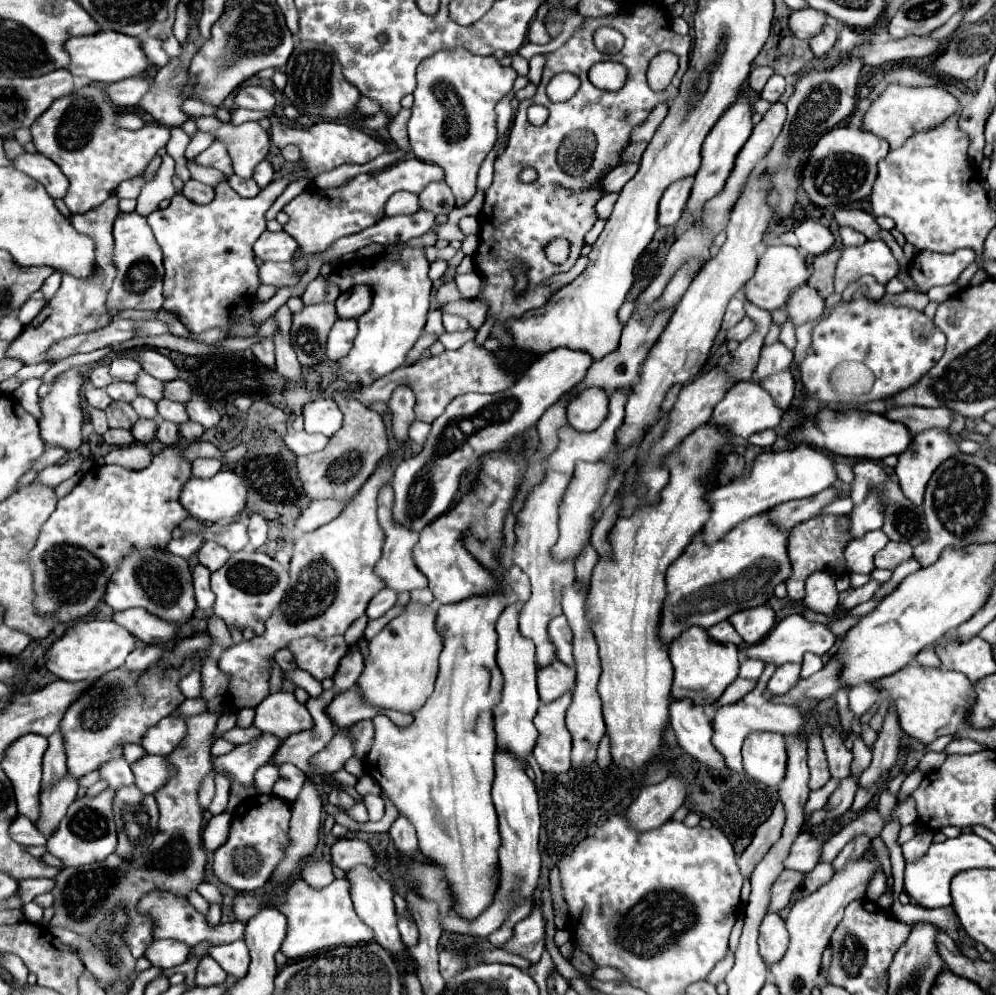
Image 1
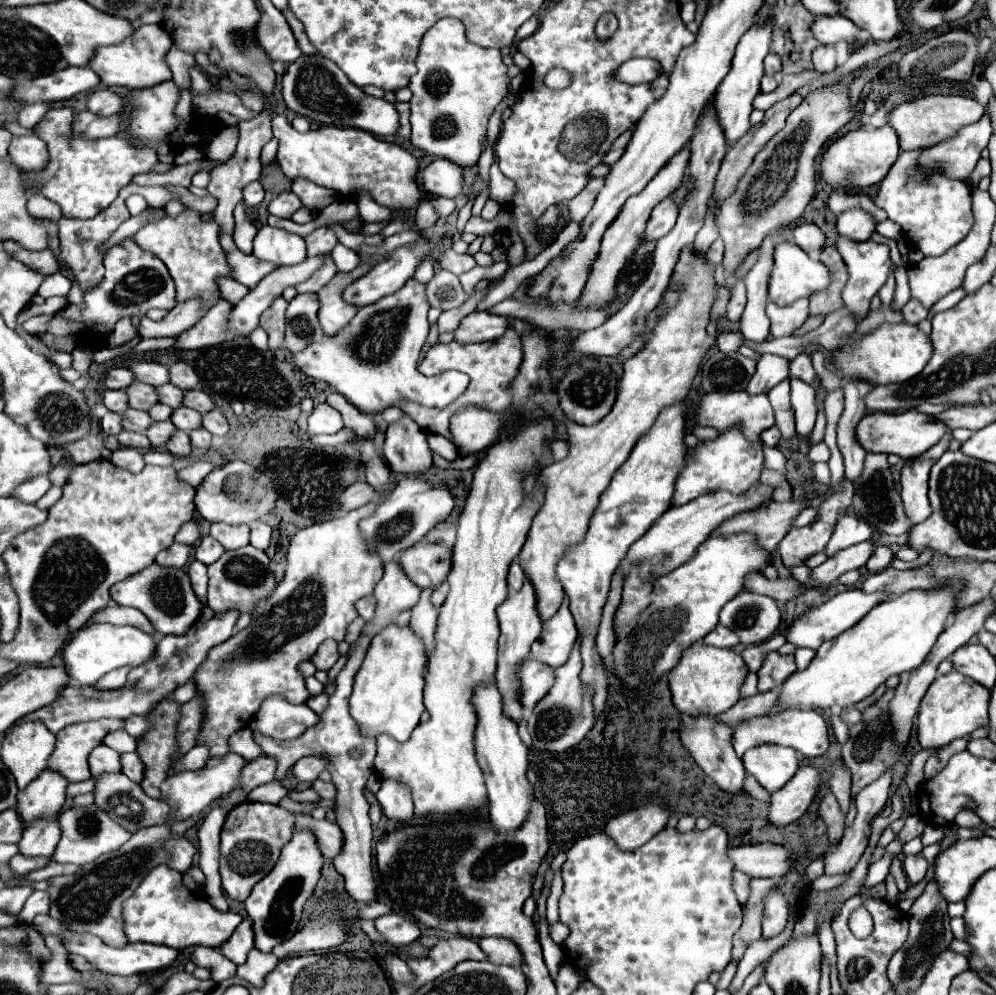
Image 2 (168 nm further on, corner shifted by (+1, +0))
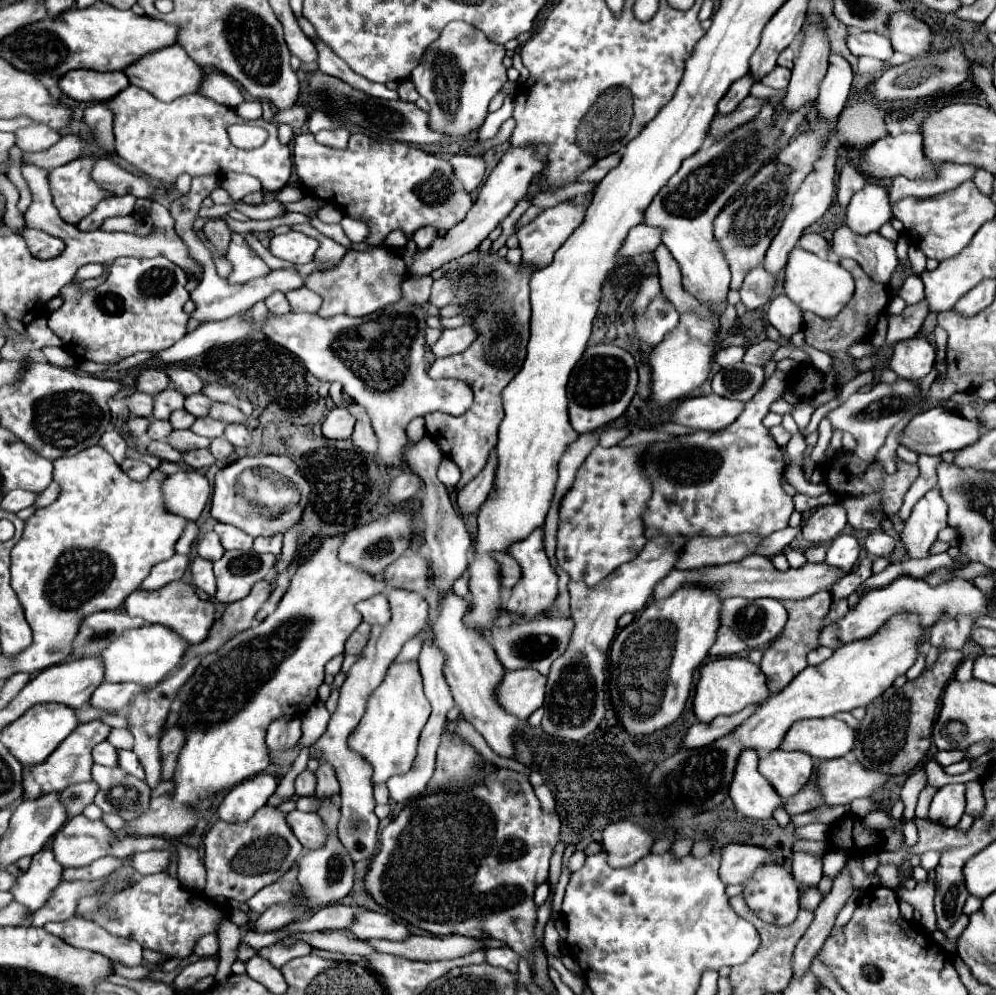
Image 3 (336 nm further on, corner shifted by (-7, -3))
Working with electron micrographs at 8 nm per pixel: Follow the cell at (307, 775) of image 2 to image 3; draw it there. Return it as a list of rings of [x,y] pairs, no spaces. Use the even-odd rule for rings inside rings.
[[[302,771],[296,781],[294,781],[294,789],[296,789],[296,797],[312,797],[314,795],[314,787],[316,785],[316,777],[310,771]]]

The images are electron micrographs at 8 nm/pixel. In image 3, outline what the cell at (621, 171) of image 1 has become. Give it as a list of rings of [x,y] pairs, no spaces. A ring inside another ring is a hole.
[[[560,203],[552,209],[542,211],[534,221],[518,229],[518,239],[522,247],[522,259],[536,269],[548,265],[556,249],[572,235],[572,231],[582,223],[586,207],[574,207],[570,203]]]

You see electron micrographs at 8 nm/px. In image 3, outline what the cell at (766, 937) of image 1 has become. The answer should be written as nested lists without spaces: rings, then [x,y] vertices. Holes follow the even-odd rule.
[[[766,863],[762,867],[758,867],[754,871],[754,875],[742,883],[742,893],[740,893],[746,901],[746,905],[750,907],[750,911],[764,923],[772,923],[772,925],[788,925],[796,919],[800,905],[800,891],[798,891],[798,883],[792,875],[792,871],[788,871],[784,865],[780,863]]]

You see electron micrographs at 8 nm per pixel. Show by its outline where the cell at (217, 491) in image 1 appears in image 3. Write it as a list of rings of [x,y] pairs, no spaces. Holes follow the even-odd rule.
[[[258,455],[242,457],[216,473],[212,517],[222,523],[236,525],[252,537],[284,535],[294,527],[310,497],[310,483],[300,473],[298,465],[288,455]]]

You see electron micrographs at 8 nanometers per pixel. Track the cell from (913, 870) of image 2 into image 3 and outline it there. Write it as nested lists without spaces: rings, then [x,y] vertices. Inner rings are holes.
[[[922,881],[916,885],[912,891],[900,891],[898,897],[906,903],[910,903],[918,913],[920,913],[920,923],[926,931],[934,933],[938,931],[936,923],[936,913],[934,913],[934,885],[928,881]]]

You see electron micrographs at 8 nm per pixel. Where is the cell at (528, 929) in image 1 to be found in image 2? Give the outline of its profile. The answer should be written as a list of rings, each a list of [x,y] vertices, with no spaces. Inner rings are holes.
[[[480,938],[480,948],[488,954],[488,960],[494,964],[506,964],[506,966],[522,966],[522,952],[510,938]]]

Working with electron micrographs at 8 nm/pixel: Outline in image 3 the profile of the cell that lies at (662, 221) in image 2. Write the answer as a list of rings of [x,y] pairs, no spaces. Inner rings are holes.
[[[640,223],[638,227],[634,227],[628,233],[628,237],[620,249],[620,255],[634,257],[640,253],[650,253],[650,251],[654,251],[654,247],[658,243],[662,243],[660,235],[662,235],[662,231],[658,231],[658,227],[650,227],[646,223]]]

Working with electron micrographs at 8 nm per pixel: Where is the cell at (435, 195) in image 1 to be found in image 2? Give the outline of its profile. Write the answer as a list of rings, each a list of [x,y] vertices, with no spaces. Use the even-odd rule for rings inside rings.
[[[424,196],[422,200],[420,200],[420,204],[418,204],[418,208],[416,208],[416,226],[418,228],[430,228],[430,226],[434,226],[436,222],[438,222],[438,212],[436,212],[436,208],[434,208],[434,204],[432,204],[432,200],[434,200],[434,196]]]

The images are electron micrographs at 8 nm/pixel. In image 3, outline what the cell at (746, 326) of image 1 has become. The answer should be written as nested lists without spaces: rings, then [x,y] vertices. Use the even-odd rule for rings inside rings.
[[[726,347],[726,349],[720,349],[714,355],[714,363],[718,363],[720,367],[732,367],[732,365],[742,361],[744,351],[746,351],[744,347]]]

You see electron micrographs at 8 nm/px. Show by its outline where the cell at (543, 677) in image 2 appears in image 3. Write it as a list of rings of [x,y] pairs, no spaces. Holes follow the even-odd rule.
[[[506,671],[496,687],[498,705],[518,719],[528,719],[544,701],[546,677],[538,671]]]

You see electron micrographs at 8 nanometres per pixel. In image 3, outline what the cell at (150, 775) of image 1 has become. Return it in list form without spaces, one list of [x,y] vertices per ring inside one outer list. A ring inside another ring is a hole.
[[[120,749],[120,751],[118,751],[118,765],[120,765],[126,773],[130,773],[130,775],[134,775],[134,777],[138,777],[138,779],[144,779],[144,769],[142,769],[142,765],[138,763],[138,757],[136,757],[132,751]]]

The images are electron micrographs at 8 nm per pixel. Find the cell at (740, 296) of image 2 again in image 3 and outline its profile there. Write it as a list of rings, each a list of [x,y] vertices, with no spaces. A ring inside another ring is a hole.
[[[756,265],[744,279],[742,289],[740,289],[740,297],[742,303],[750,309],[756,311],[760,307],[764,307],[772,295],[776,293],[776,285],[778,285],[778,277],[770,275],[764,265]]]

